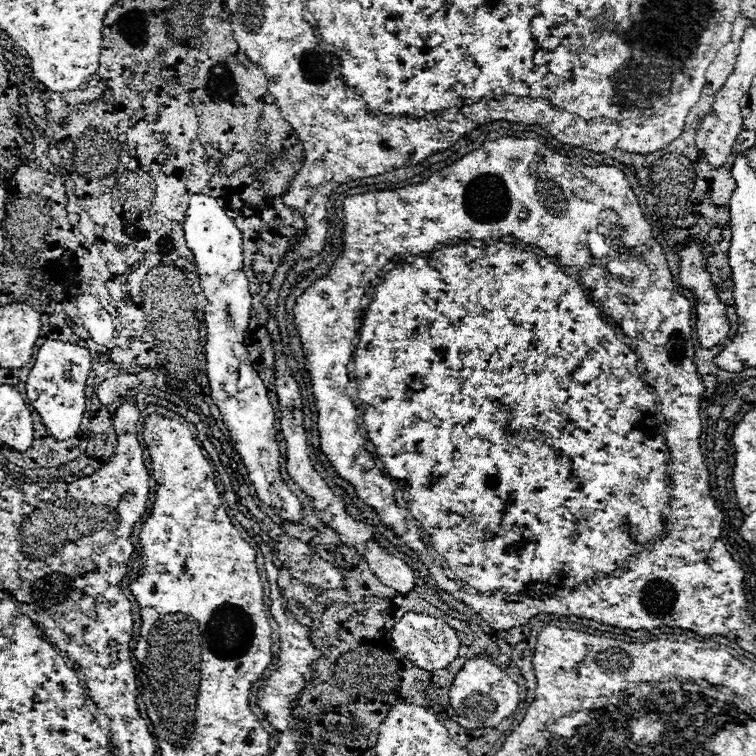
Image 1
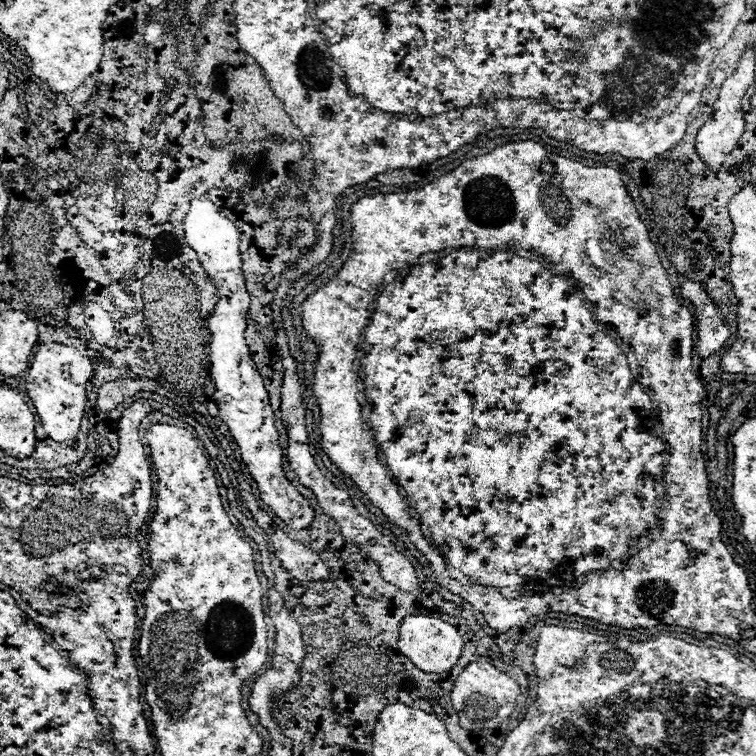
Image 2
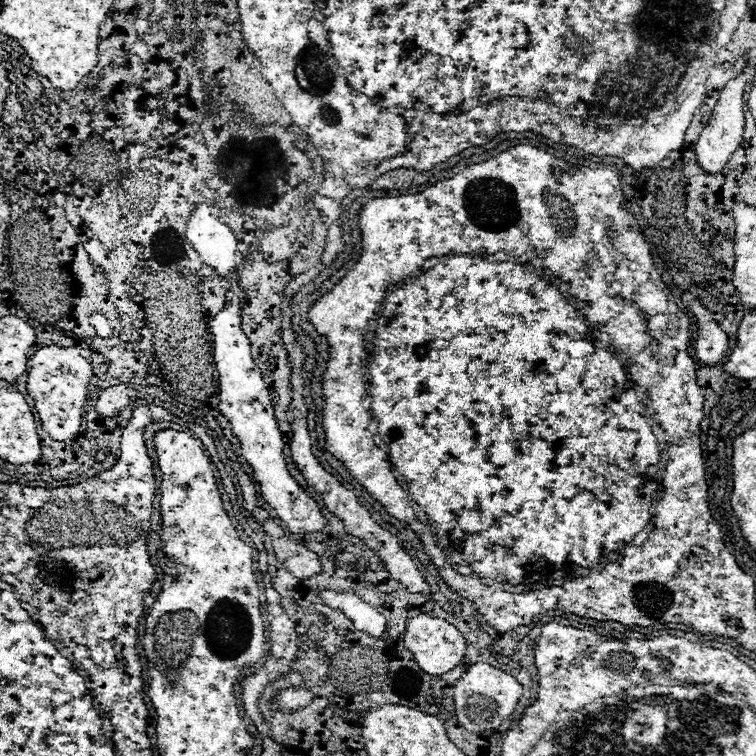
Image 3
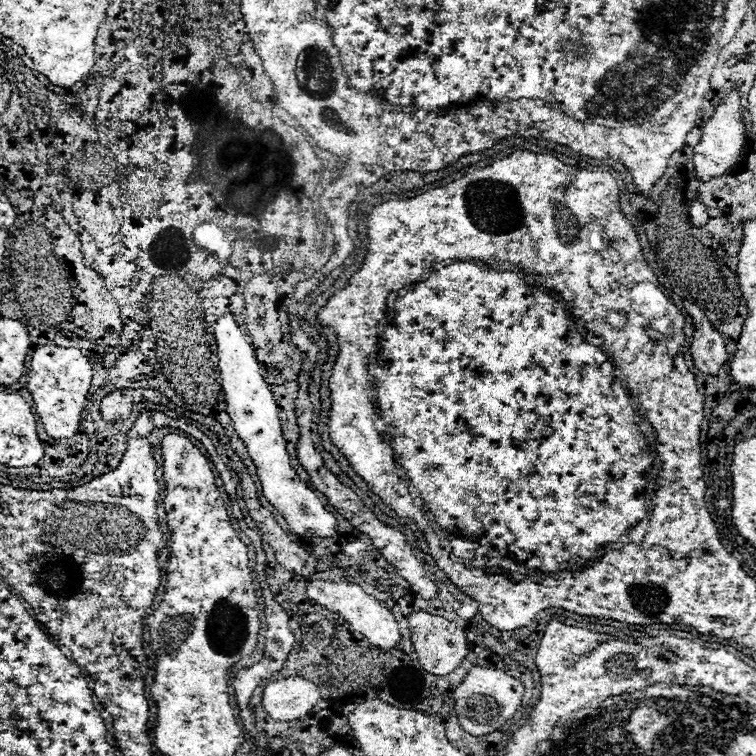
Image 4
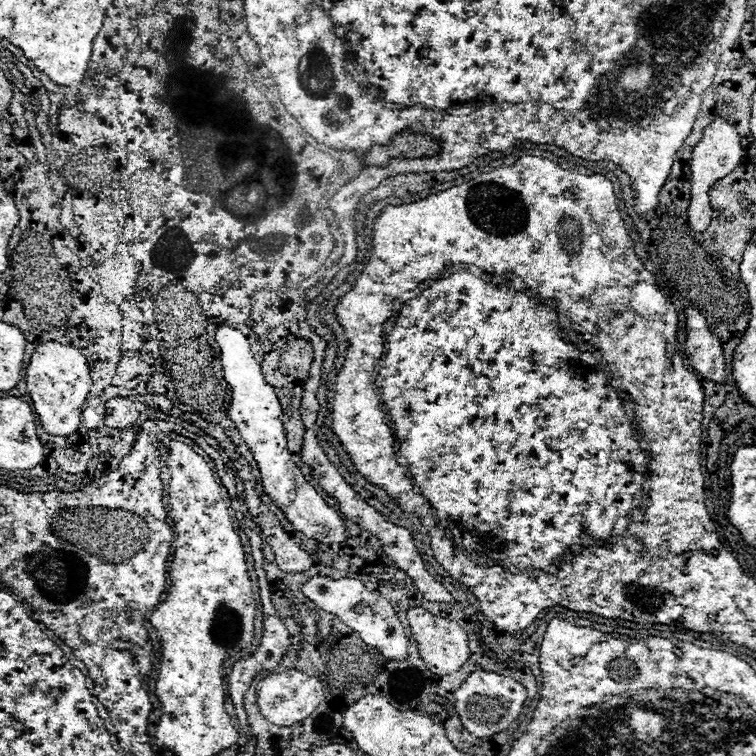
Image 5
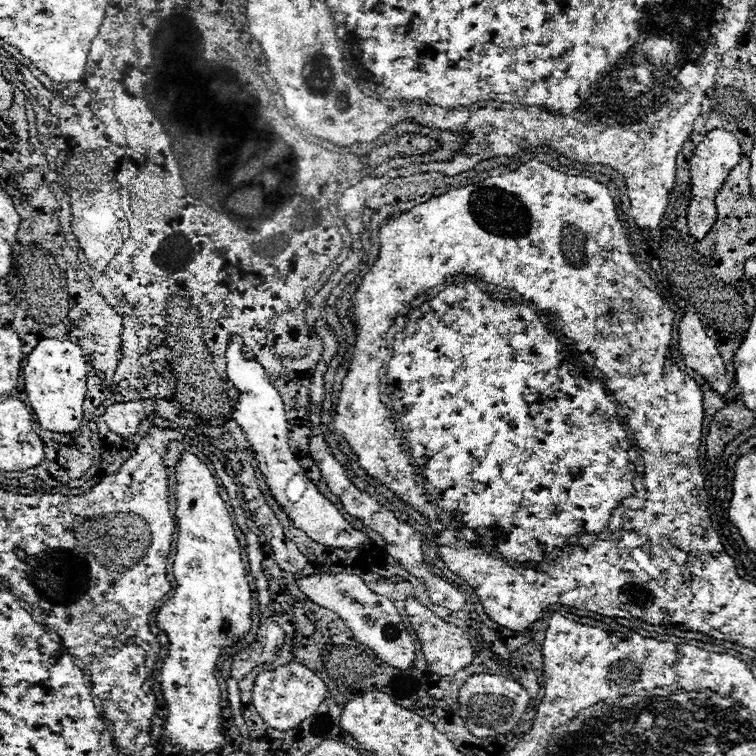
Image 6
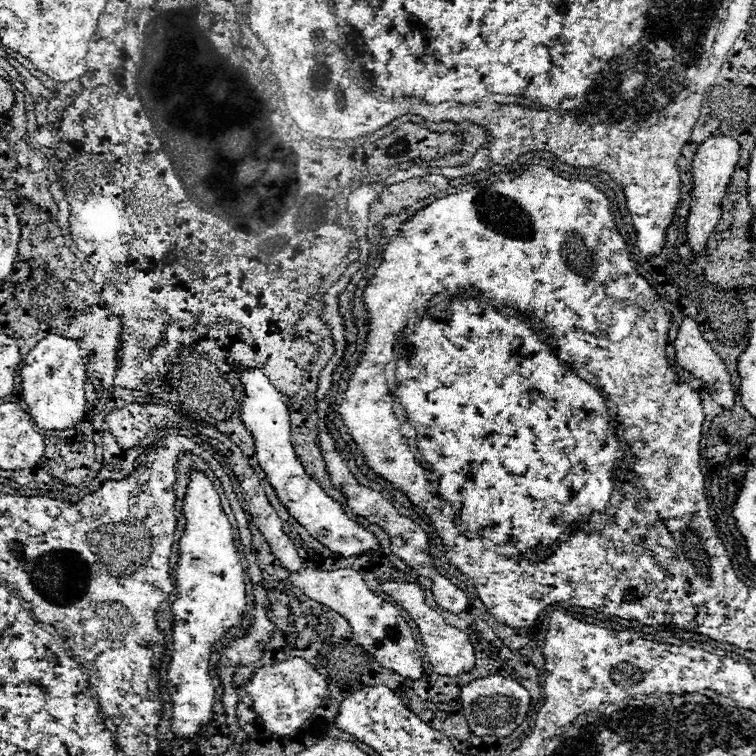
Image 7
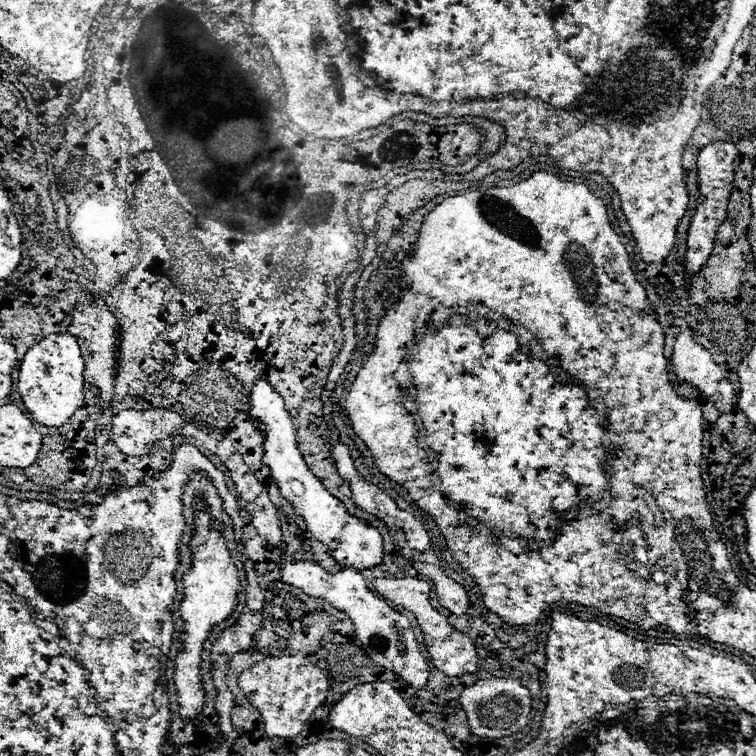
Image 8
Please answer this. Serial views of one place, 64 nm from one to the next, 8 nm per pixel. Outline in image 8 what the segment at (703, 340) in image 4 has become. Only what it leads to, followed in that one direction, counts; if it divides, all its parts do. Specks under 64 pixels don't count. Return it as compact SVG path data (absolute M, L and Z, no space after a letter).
M686 328L680 332L680 336L674 342L674 356L672 356L672 372L676 374L678 382L690 382L694 388L700 390L710 402L716 402L716 408L720 412L730 412L734 408L734 388L730 380L726 378L726 372L712 360L712 354L702 348L698 342L694 342L694 332L692 328Z

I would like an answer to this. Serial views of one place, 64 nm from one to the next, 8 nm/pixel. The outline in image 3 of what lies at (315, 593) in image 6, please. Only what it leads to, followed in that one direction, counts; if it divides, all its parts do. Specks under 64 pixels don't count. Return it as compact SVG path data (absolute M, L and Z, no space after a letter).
M324 590L322 598L326 604L330 604L336 610L342 610L358 630L364 630L376 638L382 636L386 630L386 618L376 612L370 604L362 602L354 592L334 592L334 590Z

